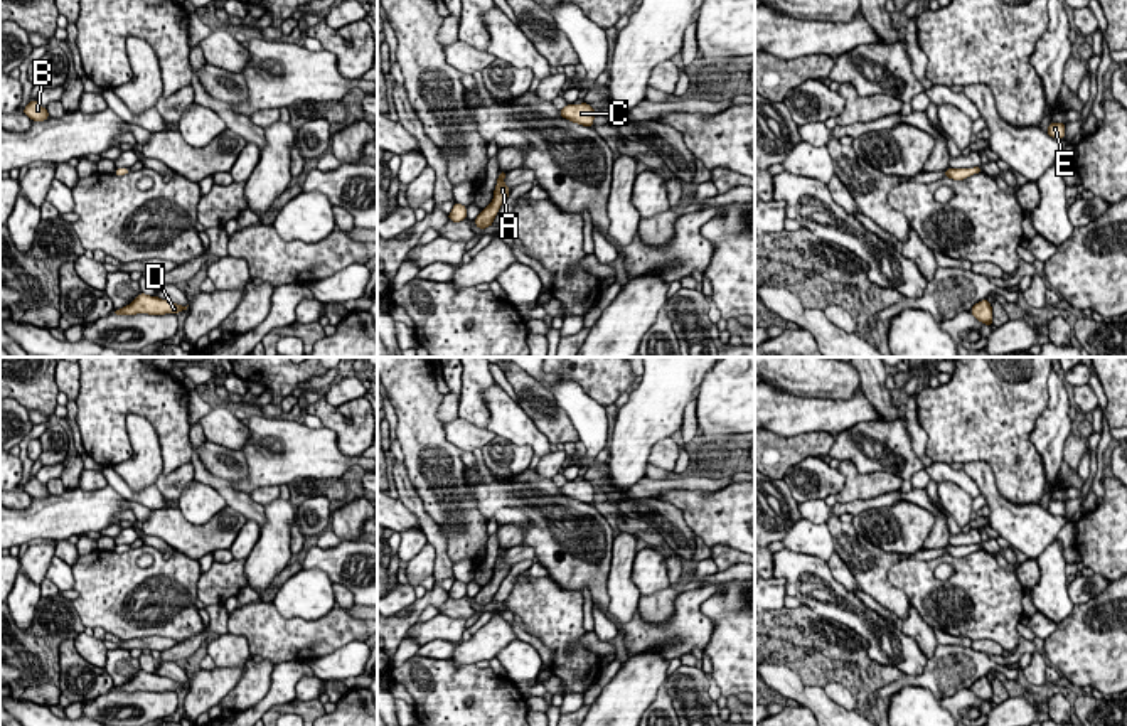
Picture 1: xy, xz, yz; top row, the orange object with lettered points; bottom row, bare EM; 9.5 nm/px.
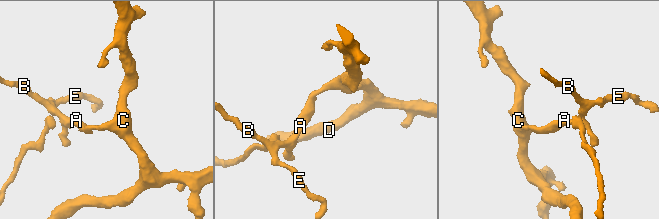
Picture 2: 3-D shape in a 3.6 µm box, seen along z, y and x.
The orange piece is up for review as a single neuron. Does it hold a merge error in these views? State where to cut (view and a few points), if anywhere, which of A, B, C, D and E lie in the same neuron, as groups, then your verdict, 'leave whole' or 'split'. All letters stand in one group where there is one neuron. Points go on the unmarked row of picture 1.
xz (494, 573), (506, 575) | A C D / B E | split

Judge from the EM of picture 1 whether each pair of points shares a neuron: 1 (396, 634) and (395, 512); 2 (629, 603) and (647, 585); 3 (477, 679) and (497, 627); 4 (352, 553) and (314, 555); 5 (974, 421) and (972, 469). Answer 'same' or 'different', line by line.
1: different
2: different
3: different
4: same
5: different

